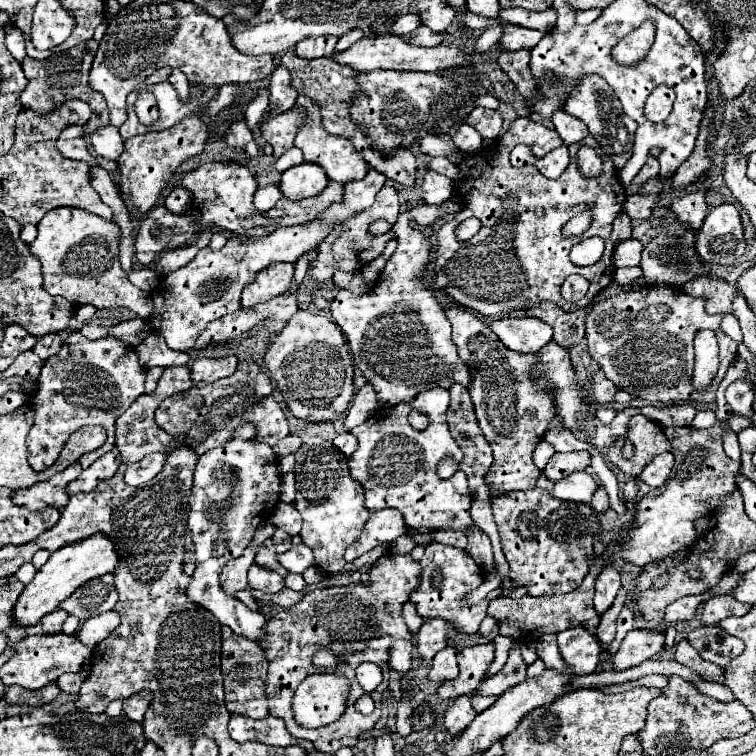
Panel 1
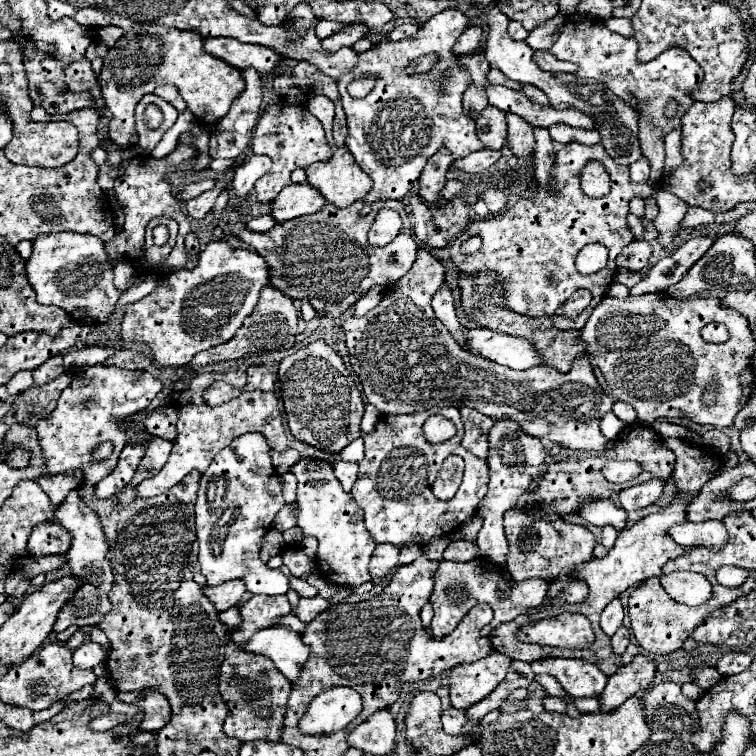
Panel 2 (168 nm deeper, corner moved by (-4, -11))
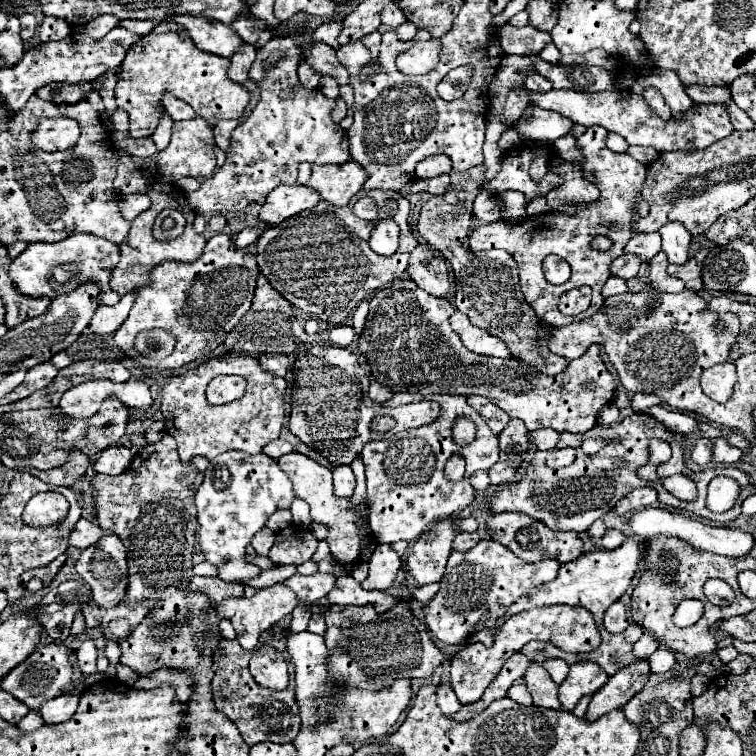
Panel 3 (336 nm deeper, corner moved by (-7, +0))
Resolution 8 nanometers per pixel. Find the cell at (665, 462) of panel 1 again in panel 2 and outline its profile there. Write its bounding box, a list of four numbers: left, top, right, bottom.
[620,480,664,512]

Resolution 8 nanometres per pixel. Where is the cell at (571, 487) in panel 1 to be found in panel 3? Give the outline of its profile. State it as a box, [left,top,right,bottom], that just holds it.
[627,507,755,557]

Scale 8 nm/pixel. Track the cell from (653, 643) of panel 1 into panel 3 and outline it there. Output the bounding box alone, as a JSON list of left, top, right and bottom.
[585,659,649,719]

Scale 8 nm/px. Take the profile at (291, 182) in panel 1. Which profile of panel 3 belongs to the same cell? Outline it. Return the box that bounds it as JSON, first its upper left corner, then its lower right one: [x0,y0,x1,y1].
[259,185,319,225]

